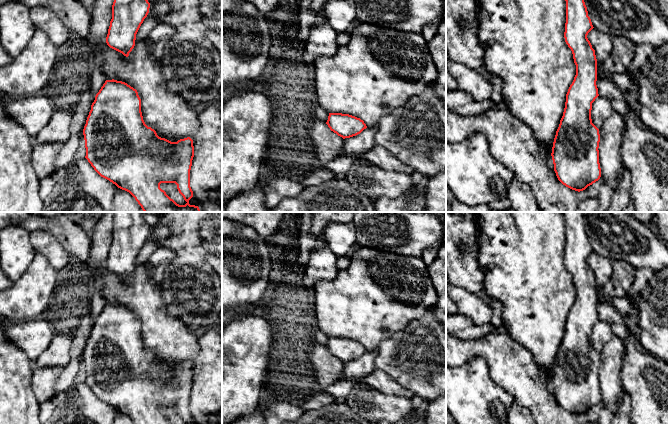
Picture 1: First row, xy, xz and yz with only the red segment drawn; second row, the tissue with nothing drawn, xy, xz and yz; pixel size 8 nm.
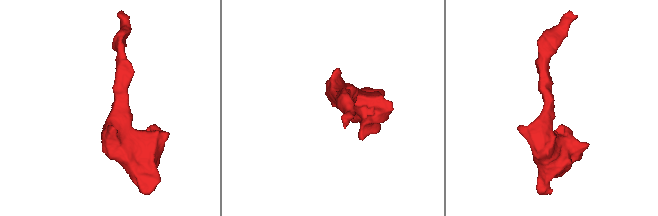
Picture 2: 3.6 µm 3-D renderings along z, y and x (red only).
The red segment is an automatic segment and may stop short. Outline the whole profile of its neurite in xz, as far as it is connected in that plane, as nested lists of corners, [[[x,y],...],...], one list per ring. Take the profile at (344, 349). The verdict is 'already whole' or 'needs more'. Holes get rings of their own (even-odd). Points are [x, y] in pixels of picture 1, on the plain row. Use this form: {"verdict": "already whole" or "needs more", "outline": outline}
{"verdict": "already whole", "outline": [[[329,337],[326,348],[331,355],[343,363],[356,360],[367,352],[360,342],[342,337]]]}

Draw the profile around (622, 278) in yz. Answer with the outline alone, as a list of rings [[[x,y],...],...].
[[[611,259],[612,275],[597,291],[597,302],[606,303],[609,297],[625,297],[634,282],[636,268],[625,261]]]

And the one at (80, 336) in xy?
[[[89,311],[82,318],[77,328],[71,332],[72,344],[70,349],[70,361],[64,367],[56,381],[55,395],[65,392],[74,386],[74,381],[80,368],[80,362],[83,360],[83,353],[94,324],[95,320],[91,317]]]

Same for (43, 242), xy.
[[[34,230],[30,232],[30,242],[36,253],[46,257],[51,266],[61,271],[73,263],[73,259],[62,244],[49,232]]]

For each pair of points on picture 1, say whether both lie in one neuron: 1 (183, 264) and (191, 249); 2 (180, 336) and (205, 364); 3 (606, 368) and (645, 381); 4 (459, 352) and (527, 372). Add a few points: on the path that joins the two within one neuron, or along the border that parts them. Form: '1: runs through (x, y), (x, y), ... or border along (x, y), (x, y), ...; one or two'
1: runs through (187, 260), (190, 257), (190, 253); one
2: border along (198, 338), (199, 354), (194, 371); two
3: border along (625, 350), (621, 369), (622, 390); two
4: runs through (476, 351), (498, 351), (510, 363); one

